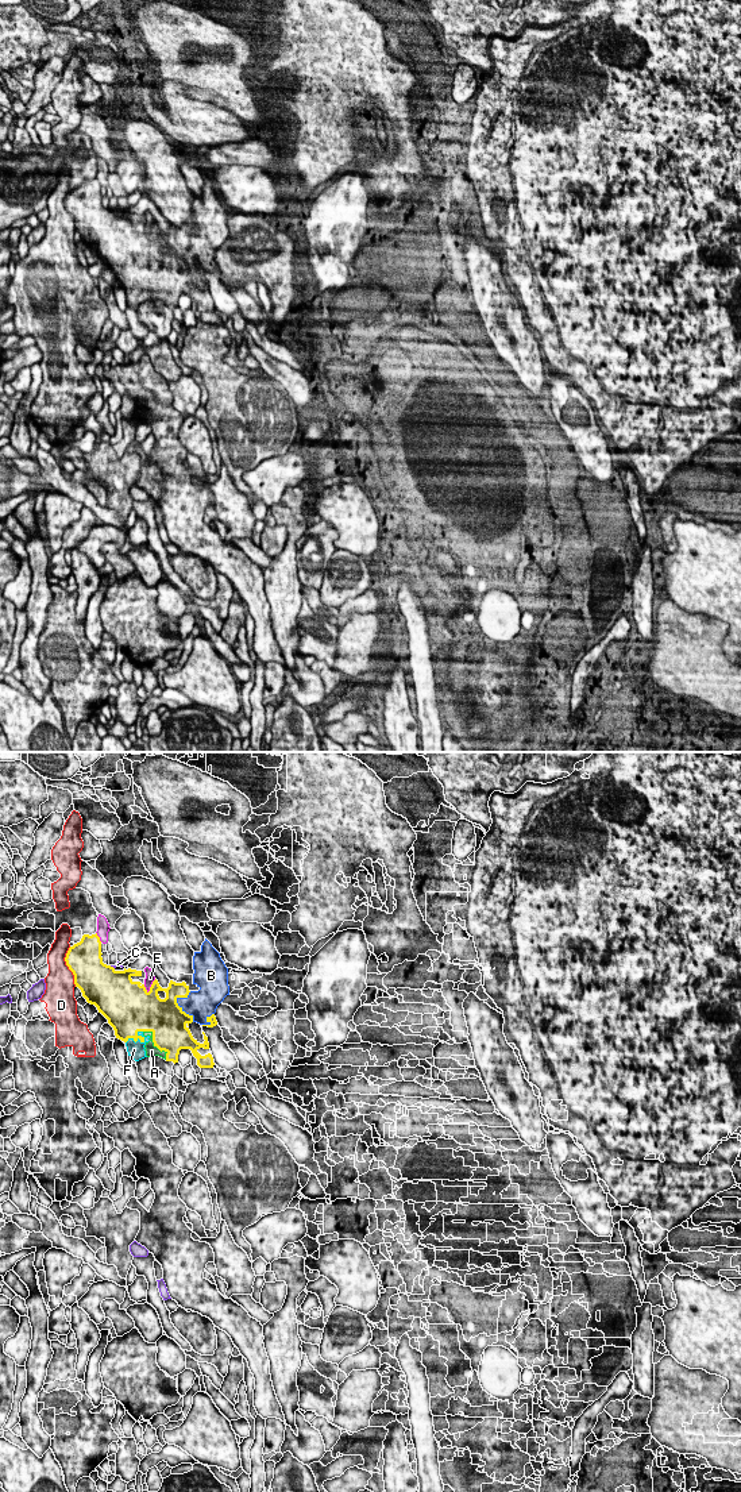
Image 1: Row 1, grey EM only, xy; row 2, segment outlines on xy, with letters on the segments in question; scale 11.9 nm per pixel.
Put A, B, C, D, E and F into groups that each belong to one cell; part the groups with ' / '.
A B F / C / D / E

